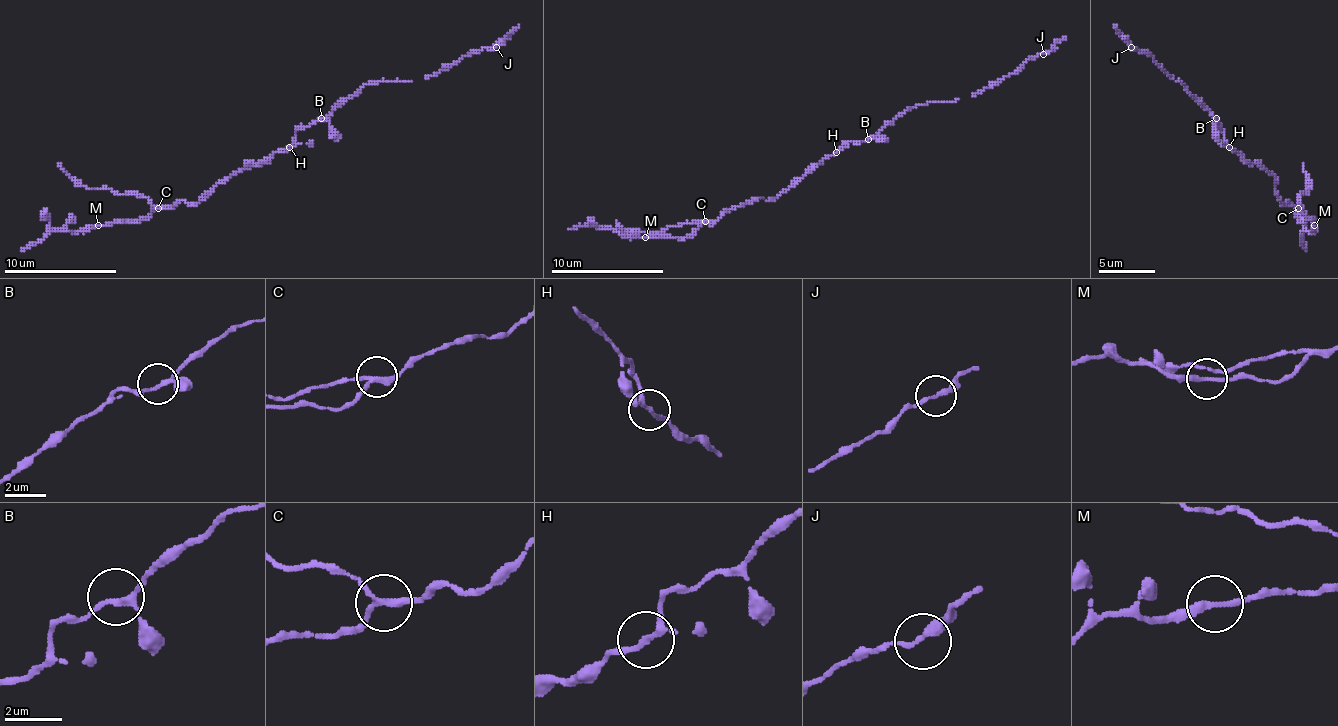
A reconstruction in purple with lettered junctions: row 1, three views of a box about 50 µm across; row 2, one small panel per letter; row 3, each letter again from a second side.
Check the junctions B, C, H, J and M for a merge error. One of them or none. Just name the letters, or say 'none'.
C

